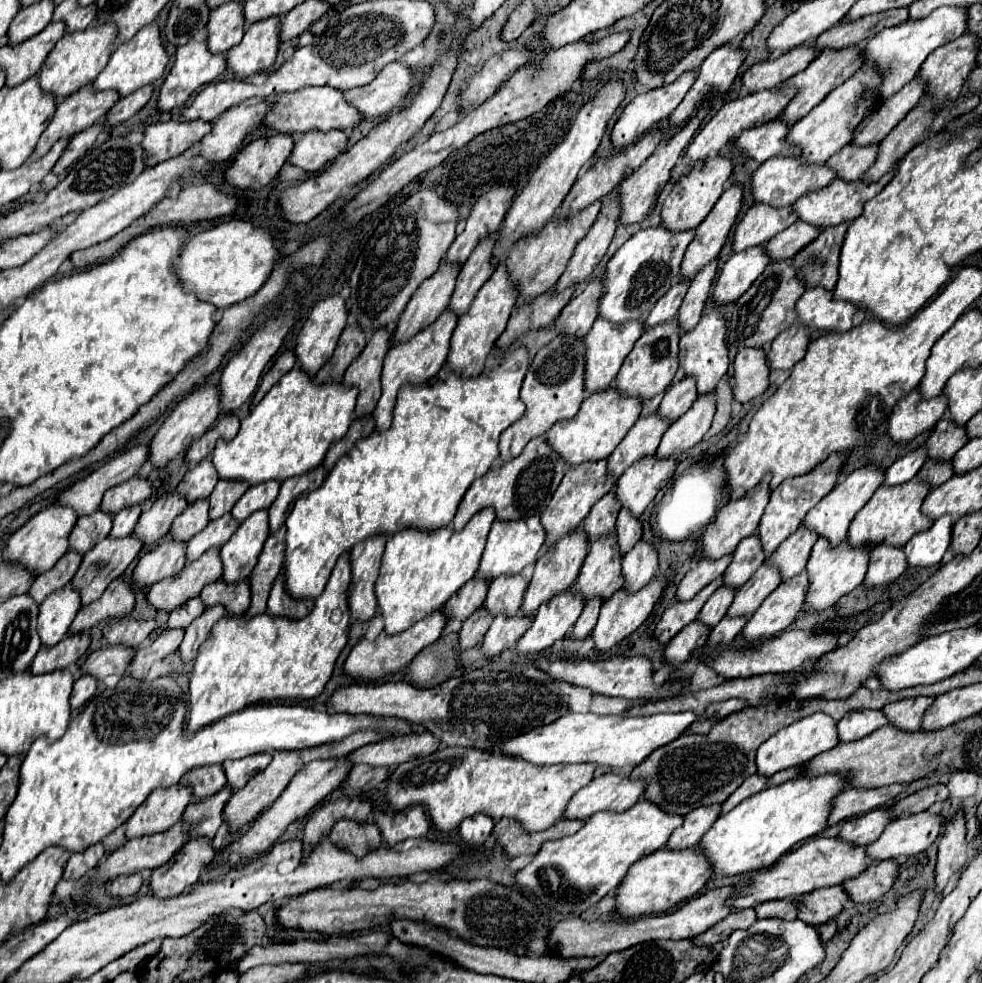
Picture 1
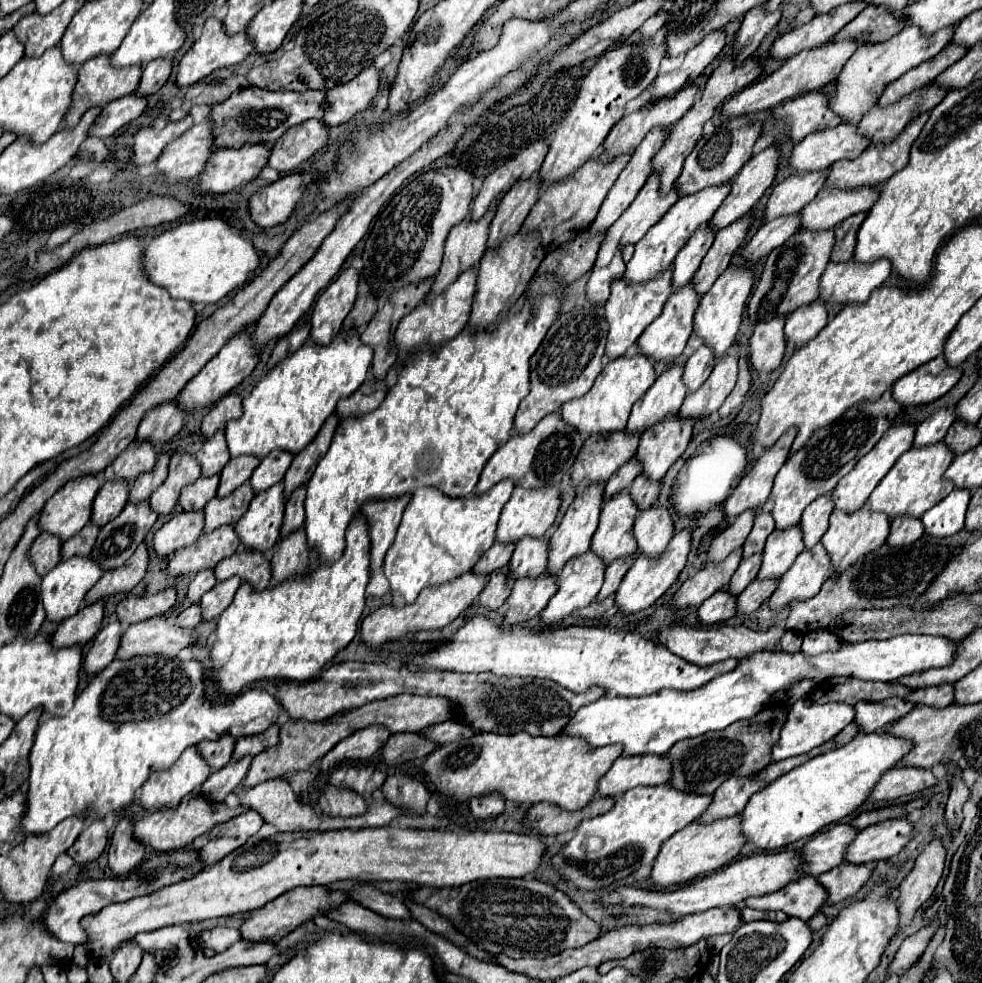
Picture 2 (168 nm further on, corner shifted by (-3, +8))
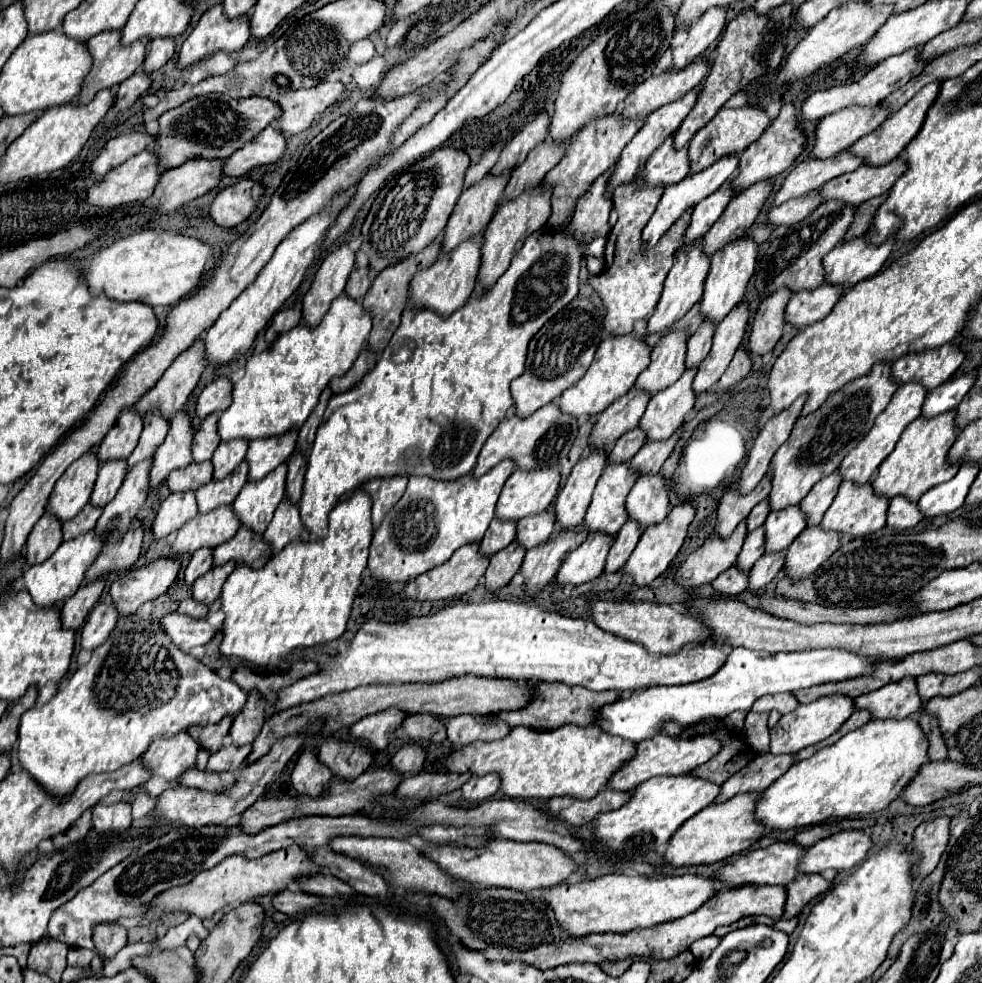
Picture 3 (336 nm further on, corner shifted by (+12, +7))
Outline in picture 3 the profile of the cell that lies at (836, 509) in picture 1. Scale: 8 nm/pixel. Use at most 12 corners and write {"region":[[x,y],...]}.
{"region":[[900,385],[870,433],[844,457],[840,475],[872,479],[902,431],[922,413],[926,391]]}

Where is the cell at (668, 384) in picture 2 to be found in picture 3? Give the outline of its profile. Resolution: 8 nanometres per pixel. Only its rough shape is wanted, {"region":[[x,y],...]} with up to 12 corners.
{"region":[[670,329],[652,349],[636,387],[650,395],[686,369],[684,329]]}

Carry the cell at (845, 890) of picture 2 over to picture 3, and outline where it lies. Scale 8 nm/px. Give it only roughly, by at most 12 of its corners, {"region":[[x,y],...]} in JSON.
{"region":[[800,875],[786,885],[784,919],[830,889],[820,875]]}

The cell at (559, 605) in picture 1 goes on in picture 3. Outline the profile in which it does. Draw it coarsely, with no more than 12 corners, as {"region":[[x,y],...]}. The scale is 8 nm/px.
{"region":[[590,533],[564,559],[556,581],[578,585],[604,571],[612,541]]}

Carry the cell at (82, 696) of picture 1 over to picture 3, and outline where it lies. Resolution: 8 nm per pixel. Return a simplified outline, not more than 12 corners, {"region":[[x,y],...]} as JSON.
{"region":[[108,599],[98,601],[82,627],[82,649],[106,641],[118,619]]}

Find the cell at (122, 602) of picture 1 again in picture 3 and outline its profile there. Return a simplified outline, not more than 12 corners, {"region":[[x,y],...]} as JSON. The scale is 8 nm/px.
{"region":[[136,517],[118,543],[104,545],[86,581],[128,571],[140,555],[142,521]]}

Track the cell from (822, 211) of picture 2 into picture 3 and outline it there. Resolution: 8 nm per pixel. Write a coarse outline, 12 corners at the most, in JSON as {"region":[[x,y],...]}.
{"region":[[860,165],[822,185],[824,201],[860,205],[892,189],[906,171],[888,165]]}

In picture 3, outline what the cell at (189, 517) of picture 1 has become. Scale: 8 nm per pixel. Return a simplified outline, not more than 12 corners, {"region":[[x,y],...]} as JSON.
{"region":[[212,461],[190,463],[168,475],[172,493],[212,479]]}

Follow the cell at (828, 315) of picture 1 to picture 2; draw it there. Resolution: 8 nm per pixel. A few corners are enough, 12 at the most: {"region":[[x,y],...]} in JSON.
{"region":[[889,262],[829,264],[825,304],[863,304],[889,276]]}

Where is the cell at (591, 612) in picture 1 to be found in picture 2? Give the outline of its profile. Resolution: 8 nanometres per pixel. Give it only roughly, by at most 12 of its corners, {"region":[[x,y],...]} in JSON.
{"region":[[617,560],[605,570],[605,582],[597,602],[615,592],[623,572],[635,560]]}

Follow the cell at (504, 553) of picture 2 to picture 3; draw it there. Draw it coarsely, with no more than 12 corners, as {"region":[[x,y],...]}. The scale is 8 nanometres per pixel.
{"region":[[492,519],[480,541],[484,555],[498,553],[516,537],[516,521]]}

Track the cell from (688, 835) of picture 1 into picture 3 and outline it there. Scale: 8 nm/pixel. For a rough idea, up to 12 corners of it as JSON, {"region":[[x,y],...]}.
{"region":[[758,755],[720,787],[714,803],[760,793],[782,777],[794,755]]}

